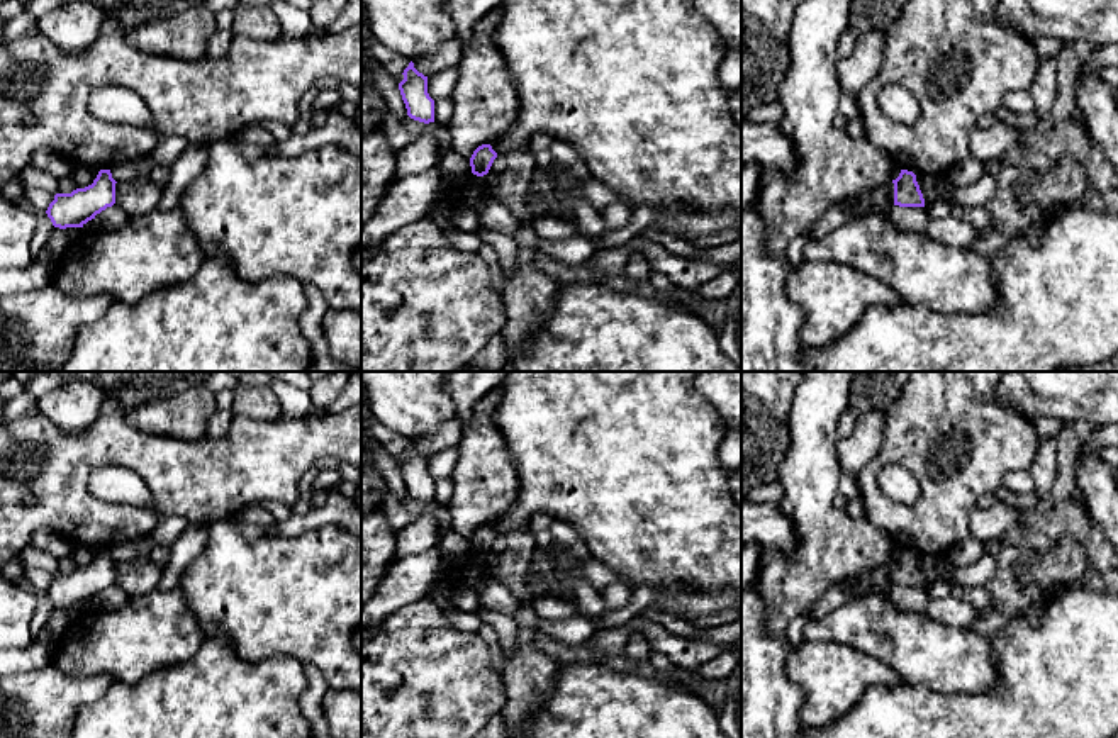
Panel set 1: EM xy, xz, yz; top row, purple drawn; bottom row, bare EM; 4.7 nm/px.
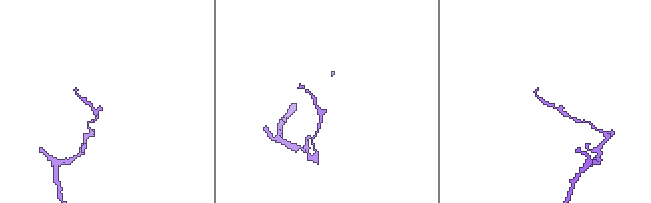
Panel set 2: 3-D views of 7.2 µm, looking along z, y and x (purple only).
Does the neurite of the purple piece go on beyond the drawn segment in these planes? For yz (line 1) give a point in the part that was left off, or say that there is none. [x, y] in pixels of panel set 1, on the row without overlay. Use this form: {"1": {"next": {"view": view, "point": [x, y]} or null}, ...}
{"1": {"next": null}}

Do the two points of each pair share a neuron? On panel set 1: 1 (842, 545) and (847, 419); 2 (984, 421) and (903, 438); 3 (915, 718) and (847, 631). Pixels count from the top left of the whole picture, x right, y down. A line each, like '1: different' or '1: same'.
1: different
2: same
3: different

